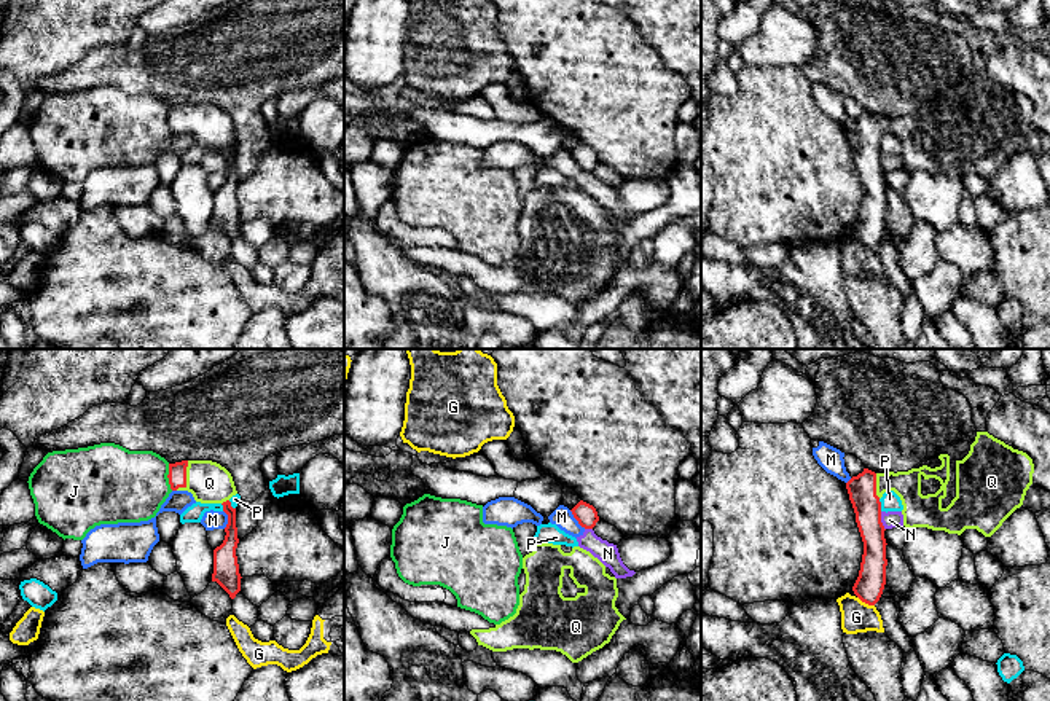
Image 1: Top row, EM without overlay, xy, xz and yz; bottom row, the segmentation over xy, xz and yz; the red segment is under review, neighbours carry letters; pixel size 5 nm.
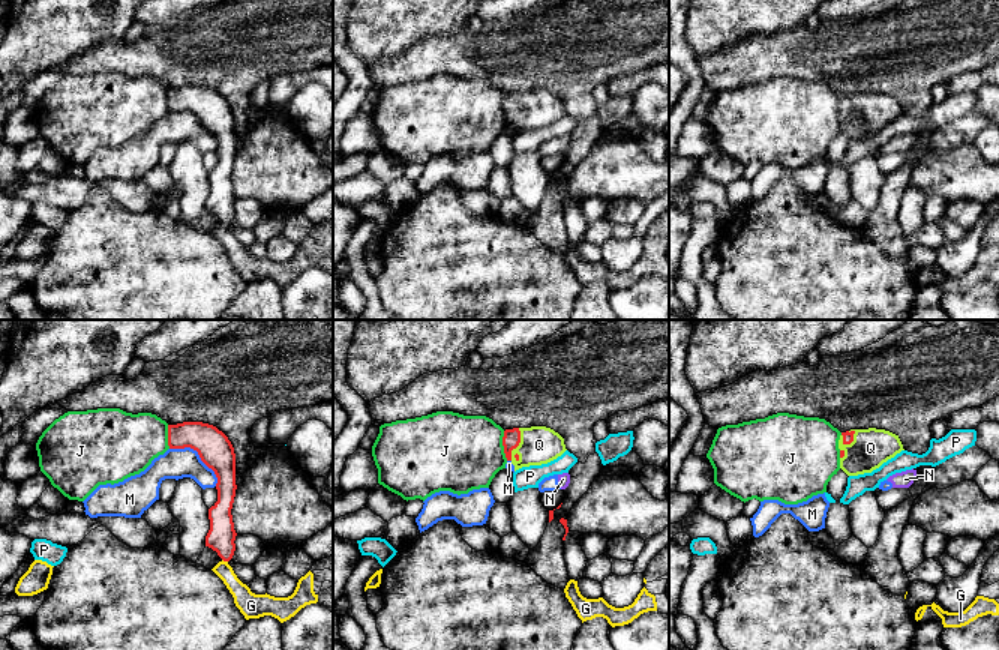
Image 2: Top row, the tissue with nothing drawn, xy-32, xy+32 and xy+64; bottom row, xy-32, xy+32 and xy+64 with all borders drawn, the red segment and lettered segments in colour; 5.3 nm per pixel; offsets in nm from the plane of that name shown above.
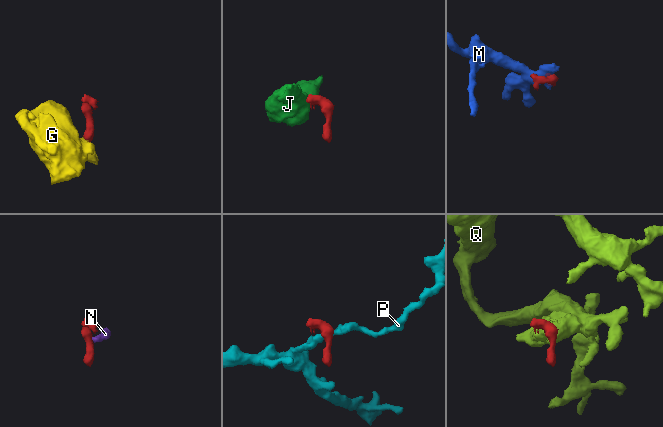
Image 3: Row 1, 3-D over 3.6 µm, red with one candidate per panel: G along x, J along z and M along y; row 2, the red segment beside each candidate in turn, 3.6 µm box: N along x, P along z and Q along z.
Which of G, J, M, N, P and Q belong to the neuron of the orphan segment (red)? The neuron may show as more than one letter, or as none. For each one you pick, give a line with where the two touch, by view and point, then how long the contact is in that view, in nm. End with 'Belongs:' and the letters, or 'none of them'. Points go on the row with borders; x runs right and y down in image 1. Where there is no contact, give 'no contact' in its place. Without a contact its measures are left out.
Q: contact xy (185, 478); length 170 nm
Belongs: Q

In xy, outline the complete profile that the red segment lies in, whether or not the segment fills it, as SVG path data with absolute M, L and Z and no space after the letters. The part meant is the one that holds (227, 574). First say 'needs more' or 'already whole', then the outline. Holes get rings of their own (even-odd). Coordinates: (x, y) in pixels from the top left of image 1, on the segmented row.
needs more | M182 460L169 464L169 484L172 491L188 491L196 502L221 503L228 515L225 540L214 550L212 582L217 582L231 599L241 591L241 574L236 556L239 543L236 508L229 499L237 494L231 473L212 460Z

